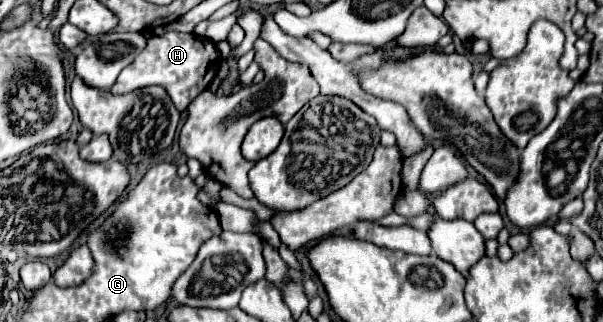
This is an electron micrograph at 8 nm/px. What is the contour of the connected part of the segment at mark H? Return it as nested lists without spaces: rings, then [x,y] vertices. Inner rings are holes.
[[[164,32],[162,36],[152,36],[146,44],[146,48],[134,58],[130,66],[126,66],[116,84],[112,86],[112,94],[126,94],[136,88],[144,88],[150,84],[160,84],[166,88],[168,96],[172,98],[174,106],[184,112],[188,104],[208,88],[212,78],[216,76],[220,62],[220,52],[214,42],[208,38],[194,40],[194,34],[180,34],[180,32]]]

